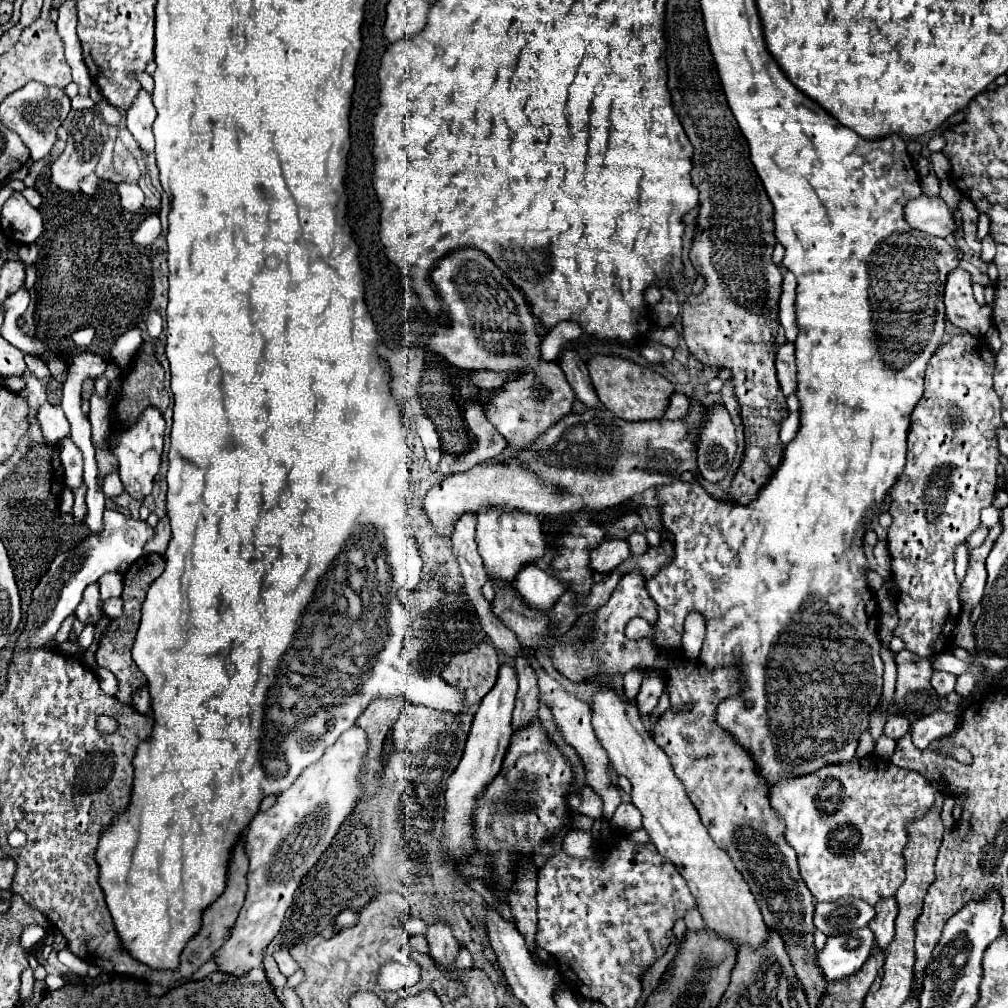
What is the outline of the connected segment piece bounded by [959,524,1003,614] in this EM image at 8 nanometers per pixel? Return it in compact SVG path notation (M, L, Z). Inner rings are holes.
M995 524L991 530L989 530L989 536L985 538L985 542L975 548L969 556L969 568L967 568L967 576L961 584L961 590L959 590L959 600L961 600L961 610L963 612L971 612L983 598L983 590L985 590L985 582L987 582L987 576L985 576L985 560L991 552L991 546L993 542L997 540L997 536L1001 534L1003 526L1001 524Z

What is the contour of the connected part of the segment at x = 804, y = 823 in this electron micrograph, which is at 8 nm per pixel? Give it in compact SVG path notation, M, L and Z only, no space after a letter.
M865 758L843 764L831 764L799 780L779 782L769 792L771 808L785 822L785 840L795 848L799 872L815 902L835 902L841 896L855 896L875 906L879 900L895 896L905 880L903 848L909 842L907 826L933 806L935 790L927 778L915 770L903 770L889 760Z

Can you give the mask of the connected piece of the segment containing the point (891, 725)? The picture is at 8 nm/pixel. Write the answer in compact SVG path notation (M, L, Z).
M889 716L885 724L885 734L893 740L899 740L907 734L909 730L909 720L905 716Z

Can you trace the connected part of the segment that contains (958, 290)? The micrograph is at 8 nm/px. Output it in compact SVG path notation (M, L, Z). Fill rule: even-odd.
M955 268L945 284L947 320L975 336L985 336L993 322L993 310L975 302L969 272Z

